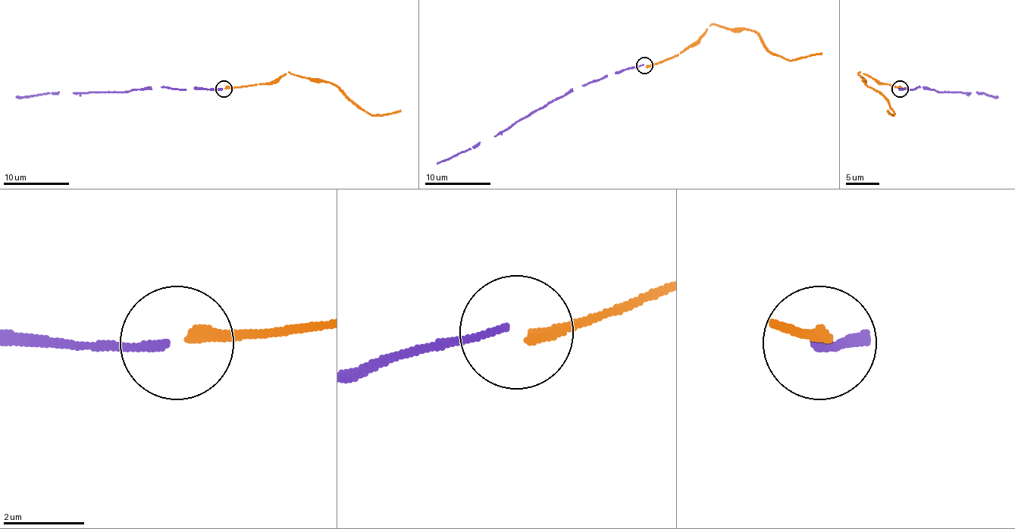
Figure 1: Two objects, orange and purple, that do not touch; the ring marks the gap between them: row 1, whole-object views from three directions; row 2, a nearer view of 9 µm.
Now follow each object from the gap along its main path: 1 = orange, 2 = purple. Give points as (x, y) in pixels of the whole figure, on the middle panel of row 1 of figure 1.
1: (645, 66), (662, 63), (687, 50), (713, 25), (750, 29), (759, 36), (772, 53), (786, 60), (821, 53)
2: (643, 64), (606, 74), (569, 89), (471, 149), (437, 164)

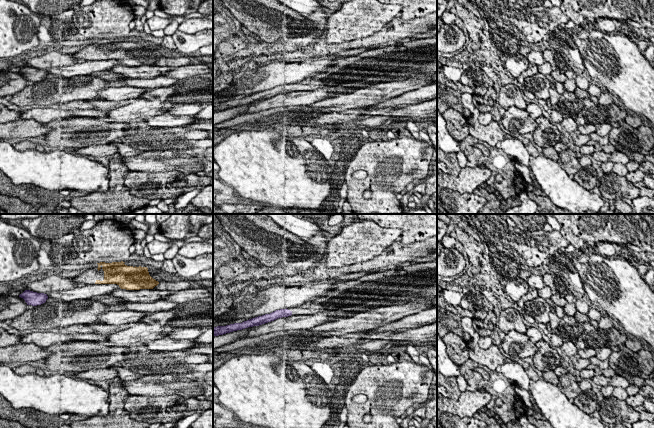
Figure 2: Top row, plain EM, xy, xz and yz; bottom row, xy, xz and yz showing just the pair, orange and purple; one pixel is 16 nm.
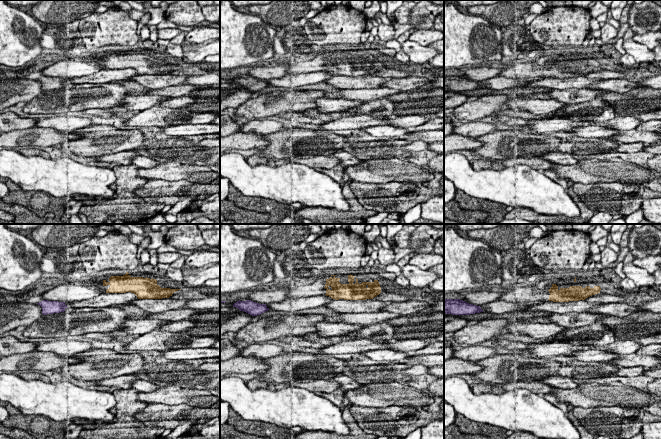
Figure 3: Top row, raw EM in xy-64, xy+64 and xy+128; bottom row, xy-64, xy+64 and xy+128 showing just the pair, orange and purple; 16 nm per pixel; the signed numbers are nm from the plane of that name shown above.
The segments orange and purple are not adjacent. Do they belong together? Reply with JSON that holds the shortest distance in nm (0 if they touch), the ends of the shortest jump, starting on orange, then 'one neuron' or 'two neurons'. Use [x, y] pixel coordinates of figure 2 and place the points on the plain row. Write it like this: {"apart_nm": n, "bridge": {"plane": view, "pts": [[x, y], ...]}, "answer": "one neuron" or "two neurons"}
{"apart_nm": 800, "bridge": {"plane": "xy", "pts": [[95, 59], [47, 72]]}, "answer": "two neurons"}

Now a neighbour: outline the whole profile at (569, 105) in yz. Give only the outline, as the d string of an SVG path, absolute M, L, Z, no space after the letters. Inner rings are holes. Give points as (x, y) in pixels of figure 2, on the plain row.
M565 91L560 95L557 104L552 105L552 109L558 111L563 118L571 117L574 120L582 112L582 100L577 98L574 92Z

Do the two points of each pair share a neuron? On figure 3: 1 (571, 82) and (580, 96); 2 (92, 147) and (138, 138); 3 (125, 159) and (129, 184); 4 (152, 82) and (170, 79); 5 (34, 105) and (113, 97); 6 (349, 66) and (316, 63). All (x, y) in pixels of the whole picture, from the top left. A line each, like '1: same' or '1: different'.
1: different
2: same
3: different
4: same
5: same
6: same

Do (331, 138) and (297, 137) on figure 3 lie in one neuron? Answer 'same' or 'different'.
same

